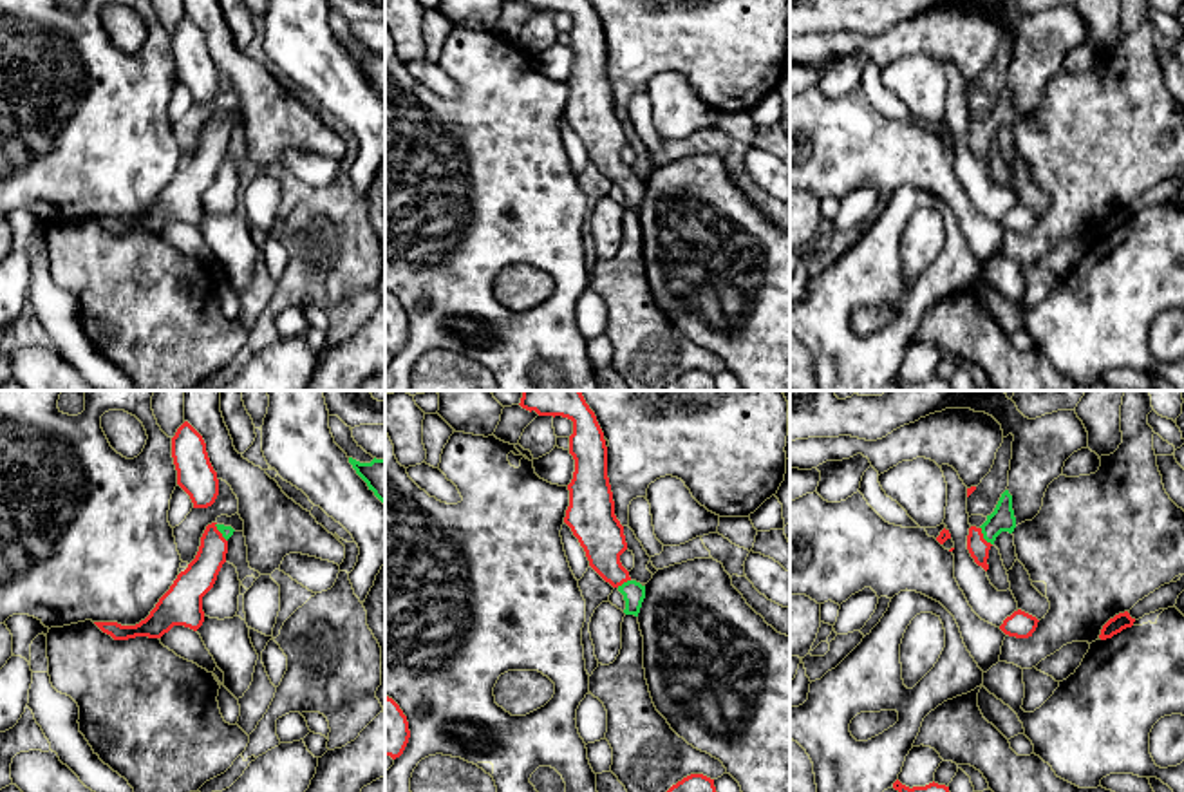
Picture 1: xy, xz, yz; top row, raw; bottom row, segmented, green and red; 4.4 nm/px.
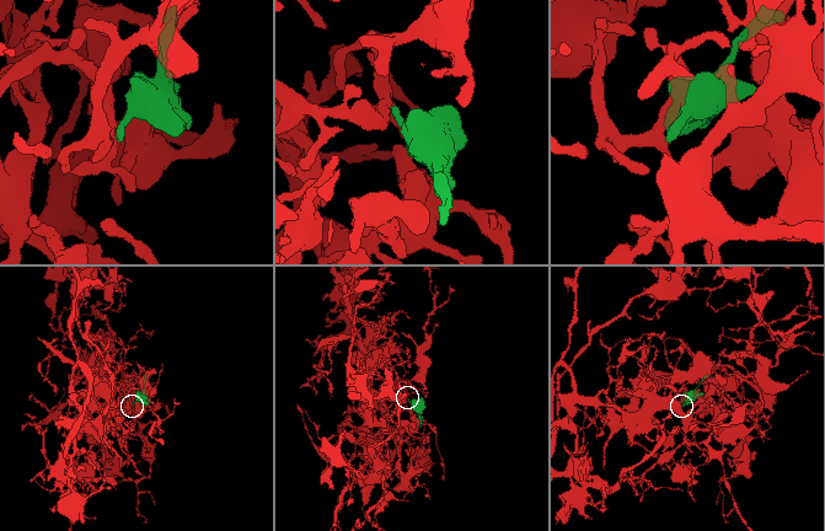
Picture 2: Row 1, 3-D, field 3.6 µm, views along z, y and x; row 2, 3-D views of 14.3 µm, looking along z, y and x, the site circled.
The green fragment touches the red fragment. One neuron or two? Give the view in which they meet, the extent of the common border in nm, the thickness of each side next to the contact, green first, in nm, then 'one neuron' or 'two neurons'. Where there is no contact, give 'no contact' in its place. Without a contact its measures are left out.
yz | 100 nm | 110/90 nm | one neuron

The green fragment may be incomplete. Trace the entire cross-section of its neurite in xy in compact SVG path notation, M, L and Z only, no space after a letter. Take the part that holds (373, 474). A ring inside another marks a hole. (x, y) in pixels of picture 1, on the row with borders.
M349 457L349 463L356 474L367 483L369 490L385 504L385 459L372 459L371 463L360 463Z

